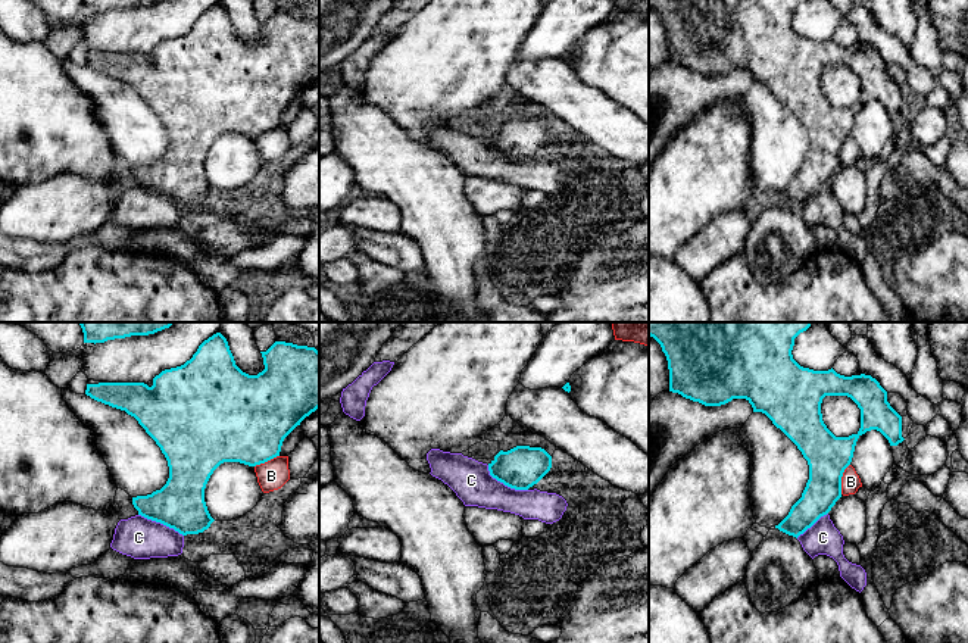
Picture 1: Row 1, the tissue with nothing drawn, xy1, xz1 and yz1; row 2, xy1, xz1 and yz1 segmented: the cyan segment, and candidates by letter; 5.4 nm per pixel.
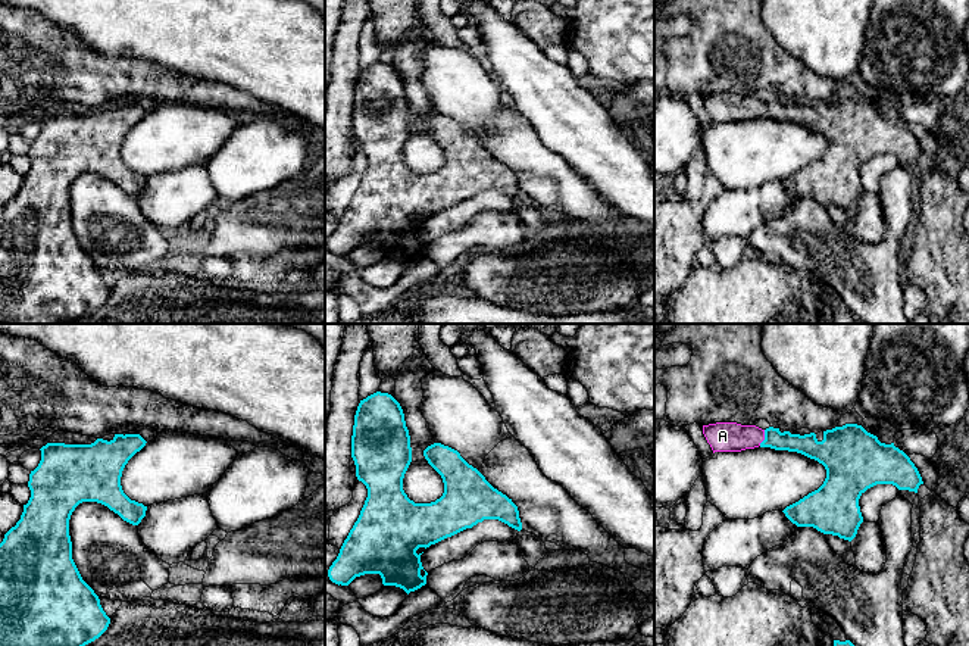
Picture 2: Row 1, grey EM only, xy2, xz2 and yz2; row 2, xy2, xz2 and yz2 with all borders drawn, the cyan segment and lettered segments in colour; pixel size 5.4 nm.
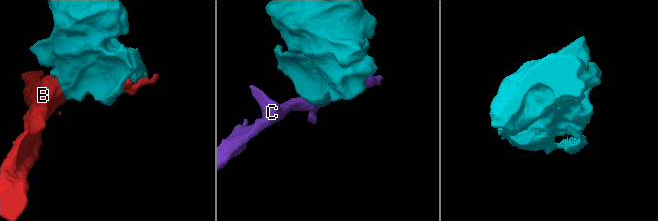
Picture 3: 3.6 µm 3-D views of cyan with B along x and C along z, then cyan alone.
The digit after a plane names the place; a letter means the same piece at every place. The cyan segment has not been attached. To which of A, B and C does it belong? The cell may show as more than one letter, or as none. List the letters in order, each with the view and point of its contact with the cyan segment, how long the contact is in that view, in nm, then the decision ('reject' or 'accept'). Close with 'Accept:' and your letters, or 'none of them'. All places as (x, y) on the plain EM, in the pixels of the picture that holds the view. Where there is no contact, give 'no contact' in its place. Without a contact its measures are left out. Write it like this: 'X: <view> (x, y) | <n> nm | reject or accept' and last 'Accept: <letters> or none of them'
A: yz2 (765, 108) | 90 nm | accept
B: yz1 (840, 149) | 180 nm | reject
C: xz1 (505, 155) | 260 nm | reject
Accept: A

